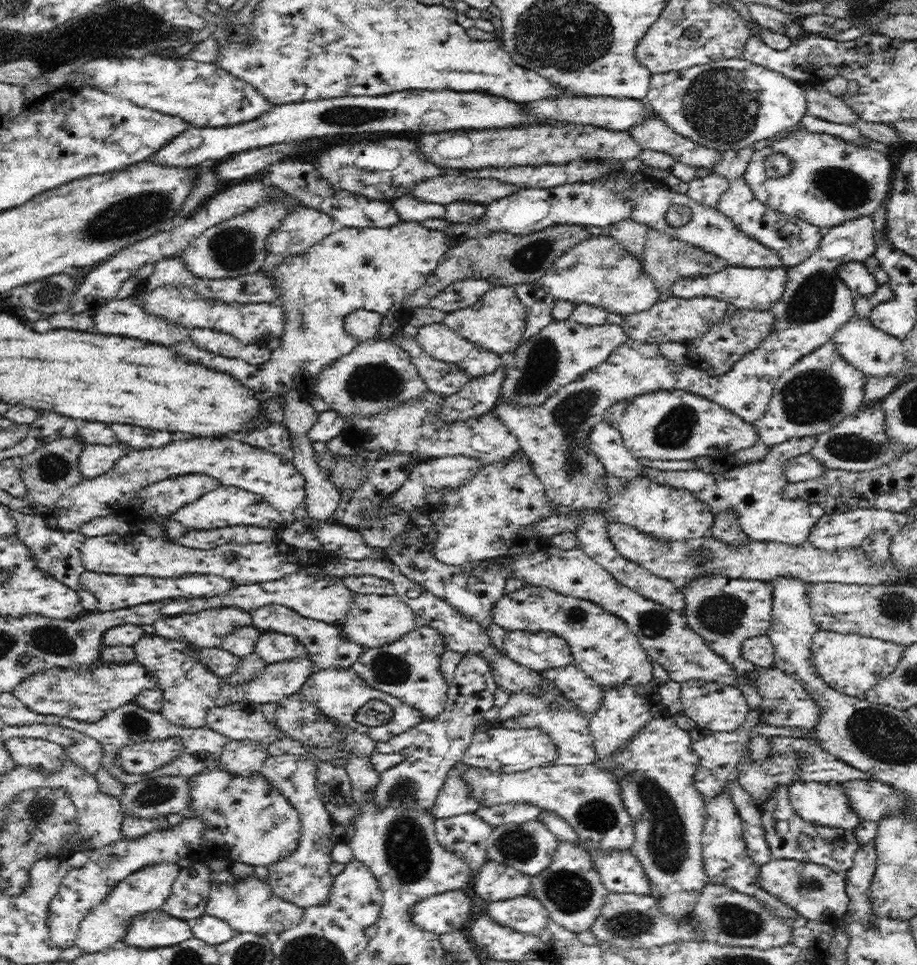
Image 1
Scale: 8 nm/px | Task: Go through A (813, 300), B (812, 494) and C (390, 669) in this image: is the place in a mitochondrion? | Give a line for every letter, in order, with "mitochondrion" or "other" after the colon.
A: mitochondrion
B: other
C: mitochondrion

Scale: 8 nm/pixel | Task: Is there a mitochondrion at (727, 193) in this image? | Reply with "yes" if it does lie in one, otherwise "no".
no

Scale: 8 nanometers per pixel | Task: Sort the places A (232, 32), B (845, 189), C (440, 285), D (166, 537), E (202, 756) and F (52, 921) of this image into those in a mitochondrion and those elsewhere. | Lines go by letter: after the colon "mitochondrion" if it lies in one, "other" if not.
A: other
B: mitochondrion
C: other
D: other
E: mitochondrion
F: other

